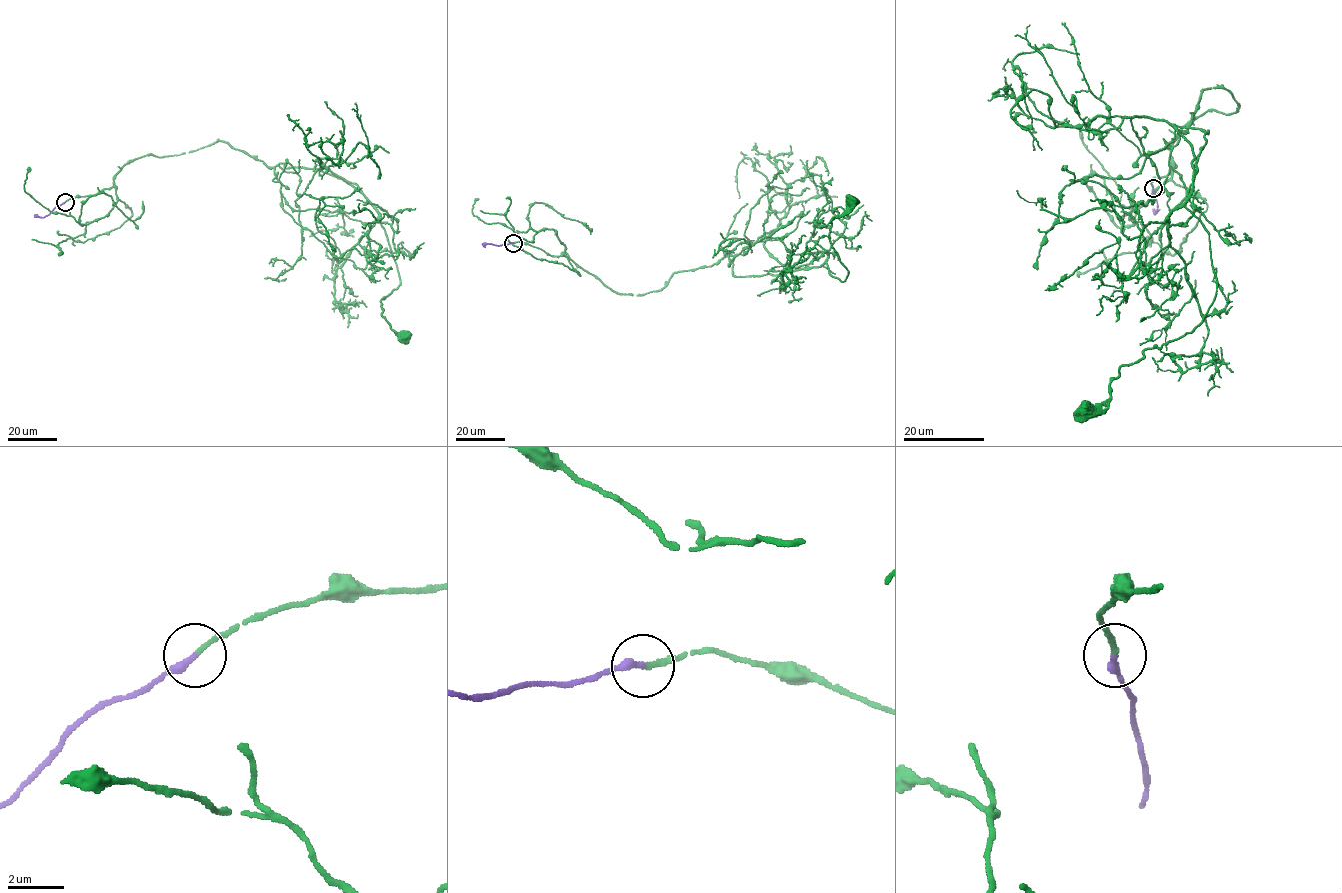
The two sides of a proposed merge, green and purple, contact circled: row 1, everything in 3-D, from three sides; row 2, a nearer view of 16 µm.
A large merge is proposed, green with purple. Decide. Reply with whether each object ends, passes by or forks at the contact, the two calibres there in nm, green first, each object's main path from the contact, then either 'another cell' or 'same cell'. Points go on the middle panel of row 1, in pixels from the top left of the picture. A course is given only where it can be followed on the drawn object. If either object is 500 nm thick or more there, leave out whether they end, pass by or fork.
green ends; purple ends; calibres 160 and 300 nm; course green (512, 243), (620, 293), (728, 254), (736, 276), (825, 262), (844, 281), (830, 221), (851, 201); course purple (512, 243), (482, 244); same cell

